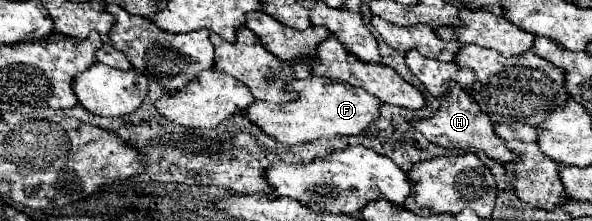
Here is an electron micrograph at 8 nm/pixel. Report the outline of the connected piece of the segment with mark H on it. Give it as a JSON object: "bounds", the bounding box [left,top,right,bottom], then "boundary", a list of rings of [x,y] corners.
{"bounds":[411,82,519,162],"boundary":[[[451,82],[451,92],[447,96],[443,96],[441,110],[439,110],[437,116],[433,116],[429,120],[413,120],[411,124],[429,142],[433,142],[437,146],[443,146],[447,150],[453,150],[453,148],[459,148],[459,150],[479,150],[479,152],[485,152],[489,158],[495,158],[495,160],[501,160],[501,162],[517,162],[519,160],[519,156],[513,154],[505,146],[505,140],[501,140],[497,136],[495,122],[491,122],[491,118],[481,112],[477,102],[457,82]]]}

